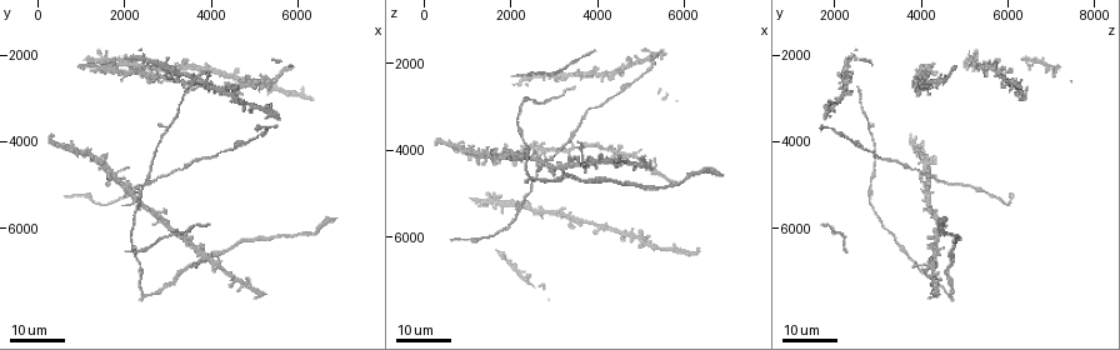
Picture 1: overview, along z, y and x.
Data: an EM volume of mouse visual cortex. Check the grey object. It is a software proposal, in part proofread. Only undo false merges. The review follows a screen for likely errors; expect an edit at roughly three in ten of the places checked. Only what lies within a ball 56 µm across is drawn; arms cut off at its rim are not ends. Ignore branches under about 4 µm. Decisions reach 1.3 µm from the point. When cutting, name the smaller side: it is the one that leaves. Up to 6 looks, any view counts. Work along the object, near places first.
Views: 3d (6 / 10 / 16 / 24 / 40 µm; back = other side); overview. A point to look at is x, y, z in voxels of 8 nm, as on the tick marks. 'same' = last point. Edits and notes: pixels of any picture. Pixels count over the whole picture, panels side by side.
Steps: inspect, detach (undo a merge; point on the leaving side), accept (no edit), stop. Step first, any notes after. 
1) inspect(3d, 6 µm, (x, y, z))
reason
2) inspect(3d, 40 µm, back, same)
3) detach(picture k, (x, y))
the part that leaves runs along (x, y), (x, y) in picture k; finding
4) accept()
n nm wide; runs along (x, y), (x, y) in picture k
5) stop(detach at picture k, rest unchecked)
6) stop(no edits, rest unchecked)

inspect(3d, 24 µm, (3850, 6700, 4300))
arms part here

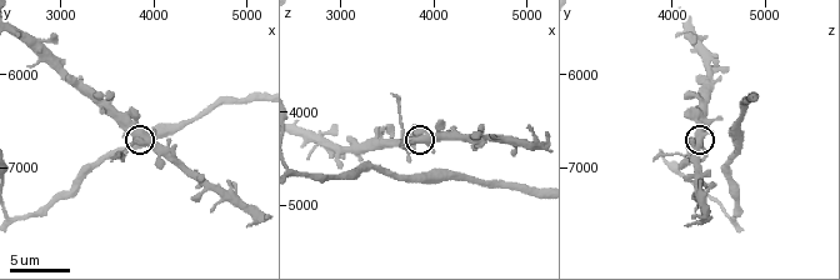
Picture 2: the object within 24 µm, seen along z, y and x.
inspect(3d, 10 µm, (3800, 6650, 4300))
closer look

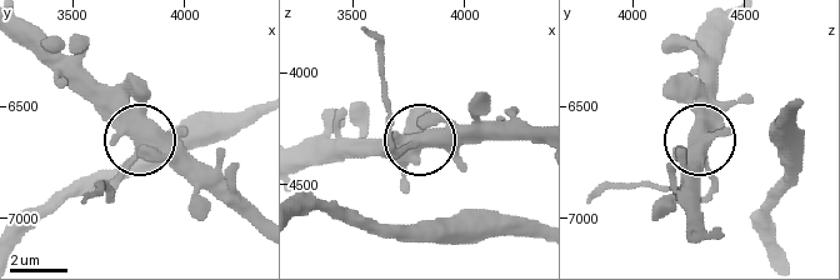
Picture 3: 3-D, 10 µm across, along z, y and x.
accept()
490 nm wide; runs along (305, 213), (441, 224), (454, 163), (425, 143), (496, 141) in picture 3; continuous, no second neuron

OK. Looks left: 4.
inspect(3d, 24 µm, (4550, 2950, 2150))
looks like a crossing

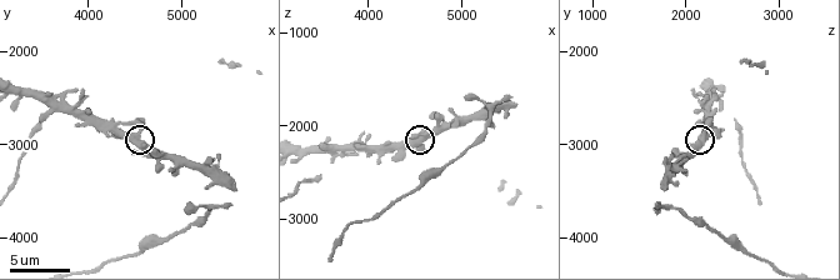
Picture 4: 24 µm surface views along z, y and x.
inspect(3d, 6 µm, (4500, 2900, 2200))

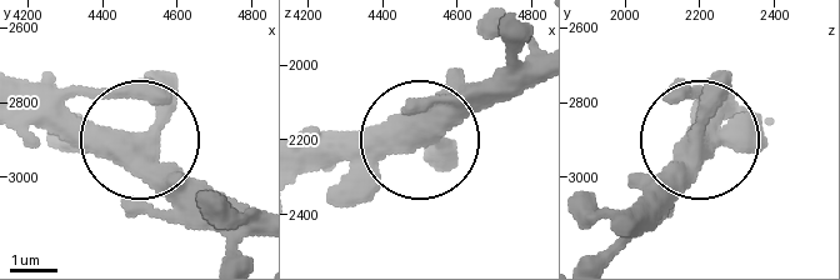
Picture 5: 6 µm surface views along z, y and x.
accept()
4 arms; all the same neuron

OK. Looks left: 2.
inspect(3d, 24 µm, (3400, 2700, 3950))
four arms meet

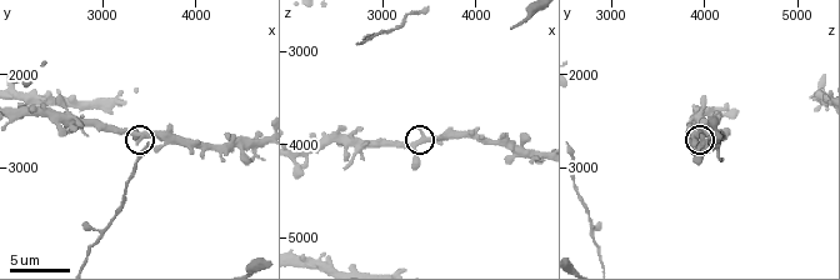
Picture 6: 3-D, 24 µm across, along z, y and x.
inspect(3d, 10 µm, (3450, 2650, 3950))

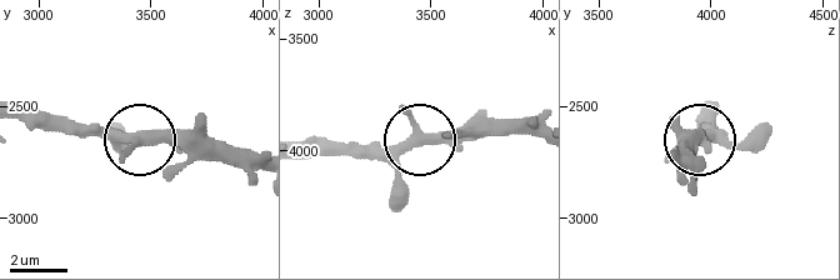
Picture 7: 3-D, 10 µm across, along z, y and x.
accept()
all the same neuron

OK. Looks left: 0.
stop(no edits, rest unchecked)

